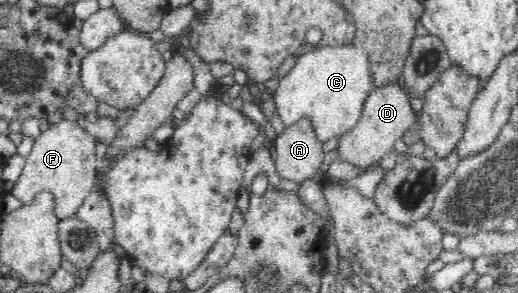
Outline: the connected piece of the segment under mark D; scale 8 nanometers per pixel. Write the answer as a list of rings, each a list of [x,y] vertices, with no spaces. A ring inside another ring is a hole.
[[[401,80],[387,82],[386,84],[378,85],[372,89],[369,97],[366,99],[360,121],[348,133],[339,138],[339,146],[337,149],[340,155],[339,157],[363,169],[376,166],[381,158],[394,148],[396,140],[406,138],[406,132],[412,130],[412,128],[417,125],[419,116],[416,115],[416,110],[412,108],[412,104],[408,98],[409,91]]]

